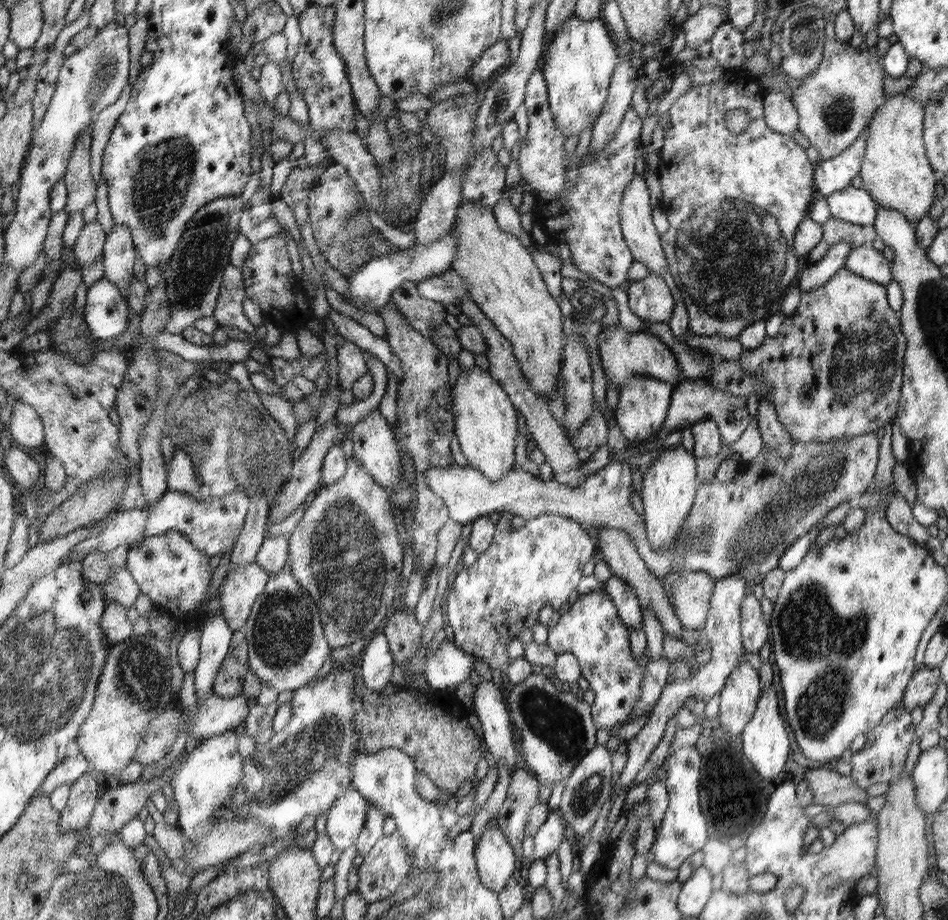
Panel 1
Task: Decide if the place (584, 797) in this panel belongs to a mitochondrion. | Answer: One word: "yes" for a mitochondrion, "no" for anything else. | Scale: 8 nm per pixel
yes

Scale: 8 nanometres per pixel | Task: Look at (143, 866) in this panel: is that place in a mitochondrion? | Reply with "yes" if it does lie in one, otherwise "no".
no

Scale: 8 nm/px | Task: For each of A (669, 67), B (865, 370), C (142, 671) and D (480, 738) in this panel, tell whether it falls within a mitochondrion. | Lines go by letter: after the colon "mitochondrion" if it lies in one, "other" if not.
A: other
B: mitochondrion
C: mitochondrion
D: other

